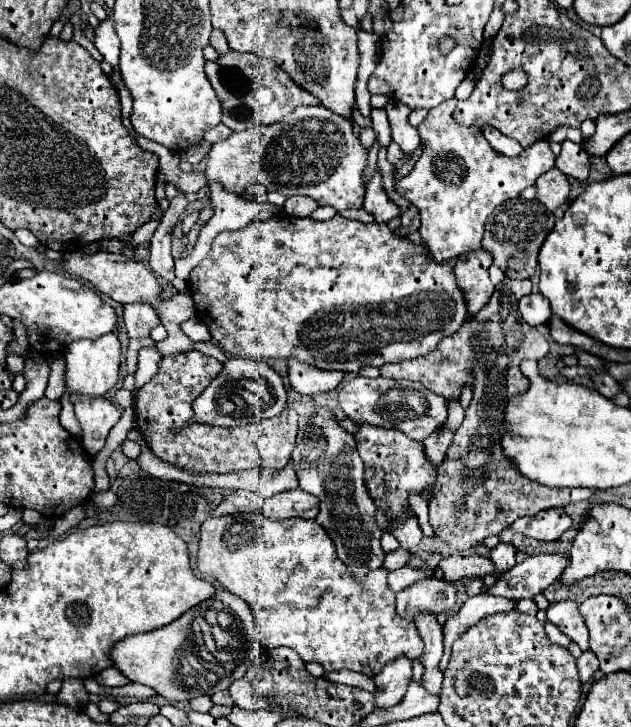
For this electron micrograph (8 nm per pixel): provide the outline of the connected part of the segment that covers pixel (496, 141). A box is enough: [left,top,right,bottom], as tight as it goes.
[489,129,523,157]

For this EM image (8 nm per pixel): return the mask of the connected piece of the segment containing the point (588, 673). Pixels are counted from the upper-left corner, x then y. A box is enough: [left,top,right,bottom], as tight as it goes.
[577,651,599,685]

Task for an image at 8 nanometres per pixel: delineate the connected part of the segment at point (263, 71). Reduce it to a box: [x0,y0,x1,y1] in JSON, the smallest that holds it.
[205,49,317,131]

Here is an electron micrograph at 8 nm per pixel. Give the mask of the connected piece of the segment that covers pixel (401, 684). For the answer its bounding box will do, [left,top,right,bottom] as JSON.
[375,657,413,707]

